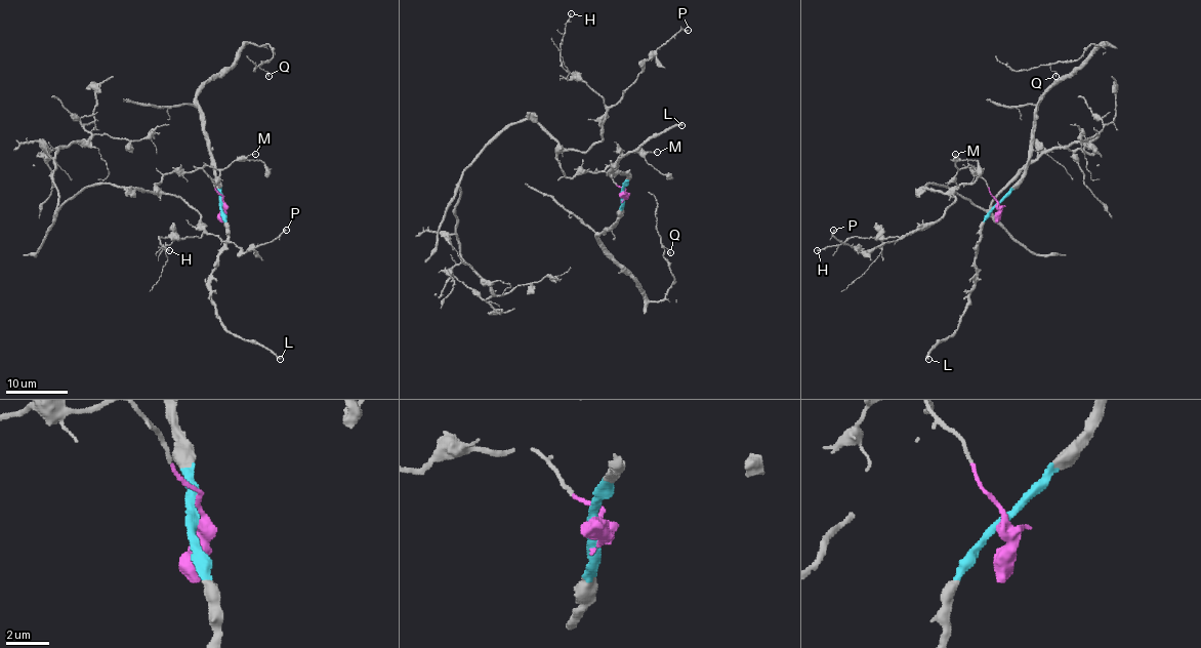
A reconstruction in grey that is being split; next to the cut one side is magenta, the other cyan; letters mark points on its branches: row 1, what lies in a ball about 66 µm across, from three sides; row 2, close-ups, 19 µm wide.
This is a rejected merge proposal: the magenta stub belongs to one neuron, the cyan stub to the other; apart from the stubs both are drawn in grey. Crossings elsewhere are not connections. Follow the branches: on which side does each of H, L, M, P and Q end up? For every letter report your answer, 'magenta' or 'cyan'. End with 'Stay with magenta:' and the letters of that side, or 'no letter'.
H: magenta
L: cyan
M: magenta
P: magenta
Q: cyan
Stay with magenta: H, M, P

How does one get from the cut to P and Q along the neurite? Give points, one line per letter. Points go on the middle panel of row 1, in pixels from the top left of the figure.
P: (625, 194), (603, 172), (567, 176), (557, 155), (587, 152), (603, 137), (603, 116), (645, 62), (689, 31)
Q: (625, 194), (617, 220), (598, 242), (650, 299), (662, 299), (673, 284), (674, 277), (662, 247), (670, 251)

